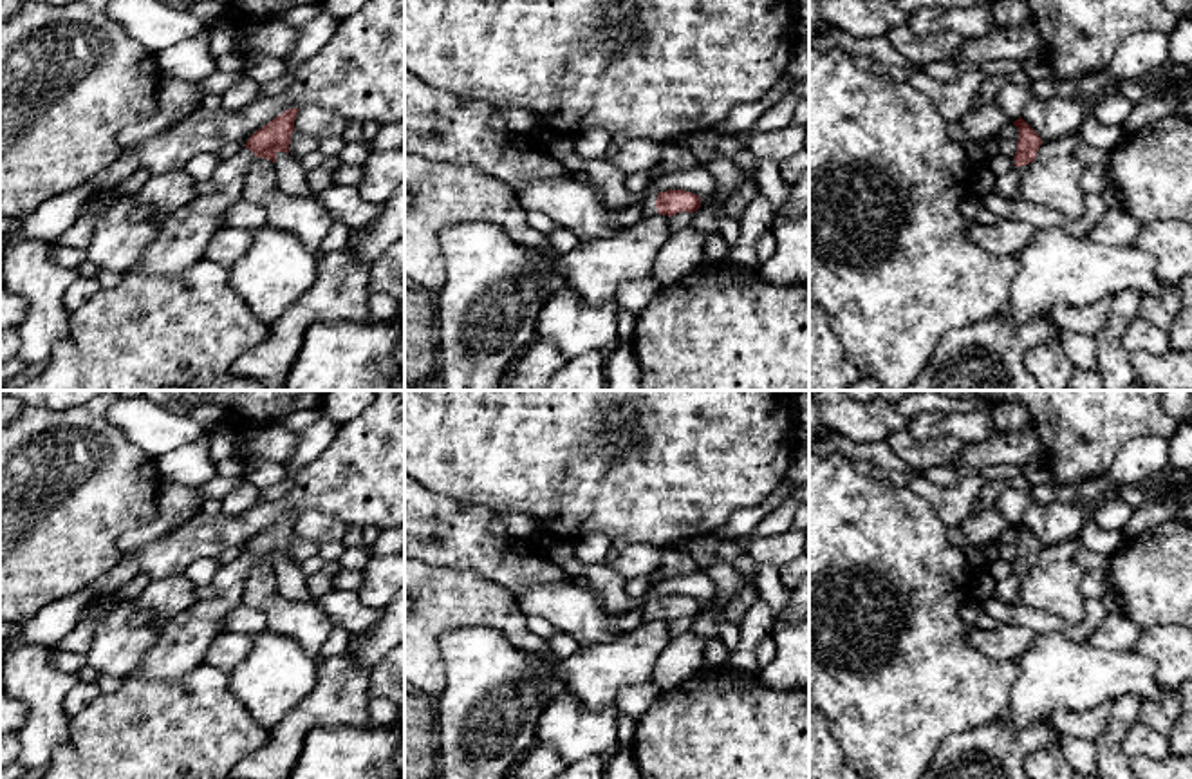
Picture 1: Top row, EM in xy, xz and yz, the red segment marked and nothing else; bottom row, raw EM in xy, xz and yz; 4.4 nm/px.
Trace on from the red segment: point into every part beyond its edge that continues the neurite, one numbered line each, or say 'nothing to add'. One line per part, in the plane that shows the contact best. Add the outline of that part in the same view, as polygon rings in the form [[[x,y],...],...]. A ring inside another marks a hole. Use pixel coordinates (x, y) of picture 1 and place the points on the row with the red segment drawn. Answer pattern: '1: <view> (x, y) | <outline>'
1: xz (649, 201) | [[[643,195],[643,208],[641,208],[643,217],[657,213],[656,199],[657,195]]]

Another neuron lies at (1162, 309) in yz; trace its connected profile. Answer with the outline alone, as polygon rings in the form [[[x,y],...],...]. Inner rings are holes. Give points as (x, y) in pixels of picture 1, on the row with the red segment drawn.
[[[1165,282],[1165,291],[1161,295],[1141,295],[1138,316],[1145,318],[1163,331],[1169,331],[1179,307],[1181,291],[1178,284]]]

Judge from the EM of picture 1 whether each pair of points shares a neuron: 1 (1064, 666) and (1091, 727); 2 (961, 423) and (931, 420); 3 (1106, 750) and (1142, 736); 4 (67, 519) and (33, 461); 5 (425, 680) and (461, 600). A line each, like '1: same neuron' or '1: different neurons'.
1: different neurons
2: same neuron
3: different neurons
4: same neuron
5: same neuron

